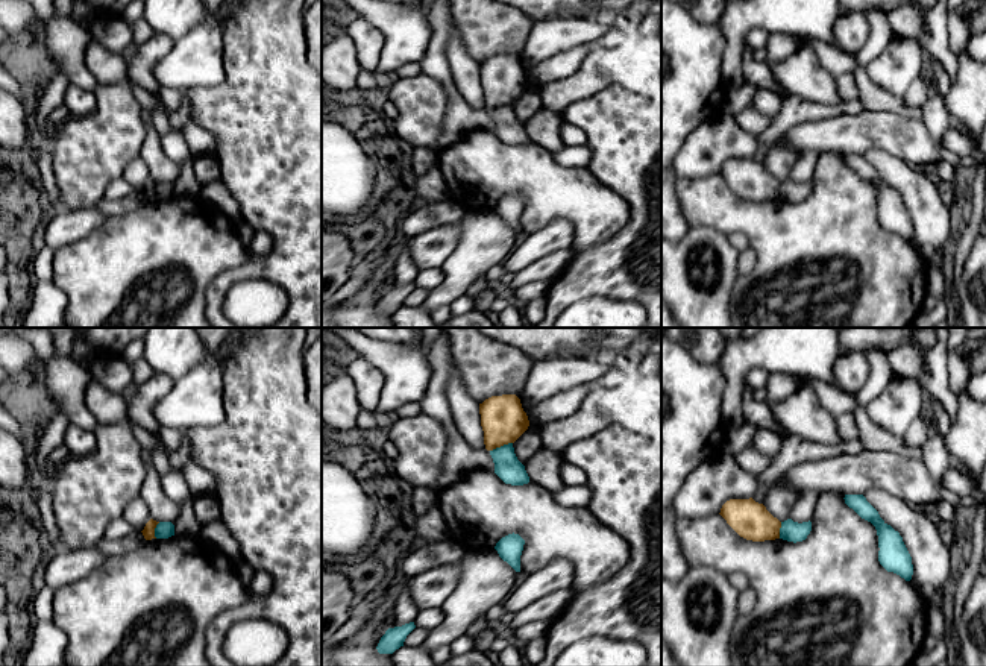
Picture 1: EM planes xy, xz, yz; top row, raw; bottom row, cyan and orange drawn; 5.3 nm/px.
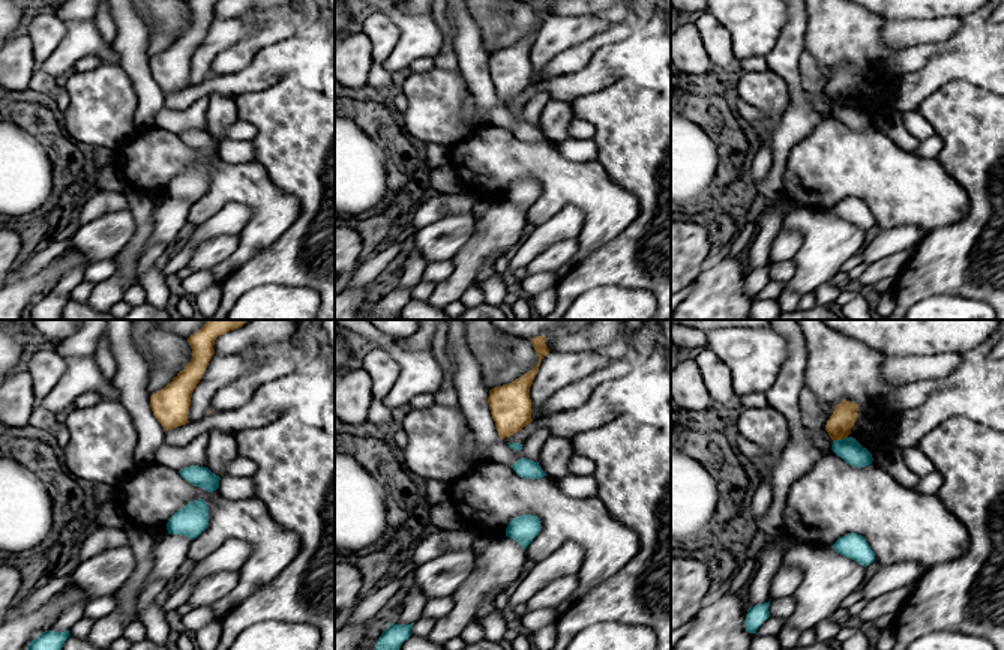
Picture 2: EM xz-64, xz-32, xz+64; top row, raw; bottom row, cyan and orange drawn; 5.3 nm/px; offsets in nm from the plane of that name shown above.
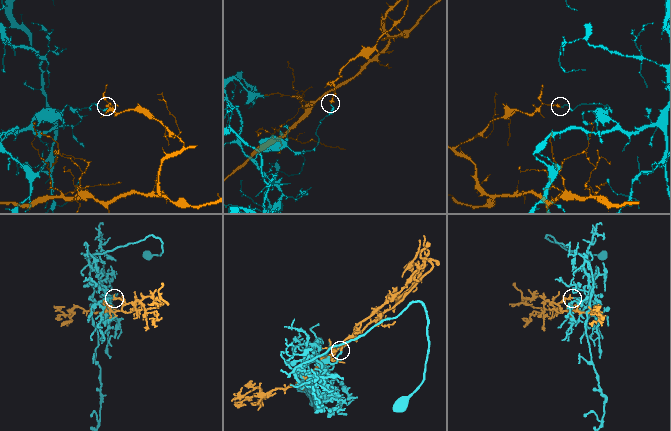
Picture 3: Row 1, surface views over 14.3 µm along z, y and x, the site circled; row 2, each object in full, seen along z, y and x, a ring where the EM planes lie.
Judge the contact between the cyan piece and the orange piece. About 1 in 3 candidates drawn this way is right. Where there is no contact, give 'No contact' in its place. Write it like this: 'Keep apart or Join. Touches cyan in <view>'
Keep apart. Touches cyan in xz

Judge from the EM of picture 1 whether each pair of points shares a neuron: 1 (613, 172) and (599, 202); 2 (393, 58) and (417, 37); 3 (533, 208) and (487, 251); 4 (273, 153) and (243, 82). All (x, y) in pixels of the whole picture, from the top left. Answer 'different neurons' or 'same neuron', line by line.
1: different neurons
2: same neuron
3: different neurons
4: same neuron

